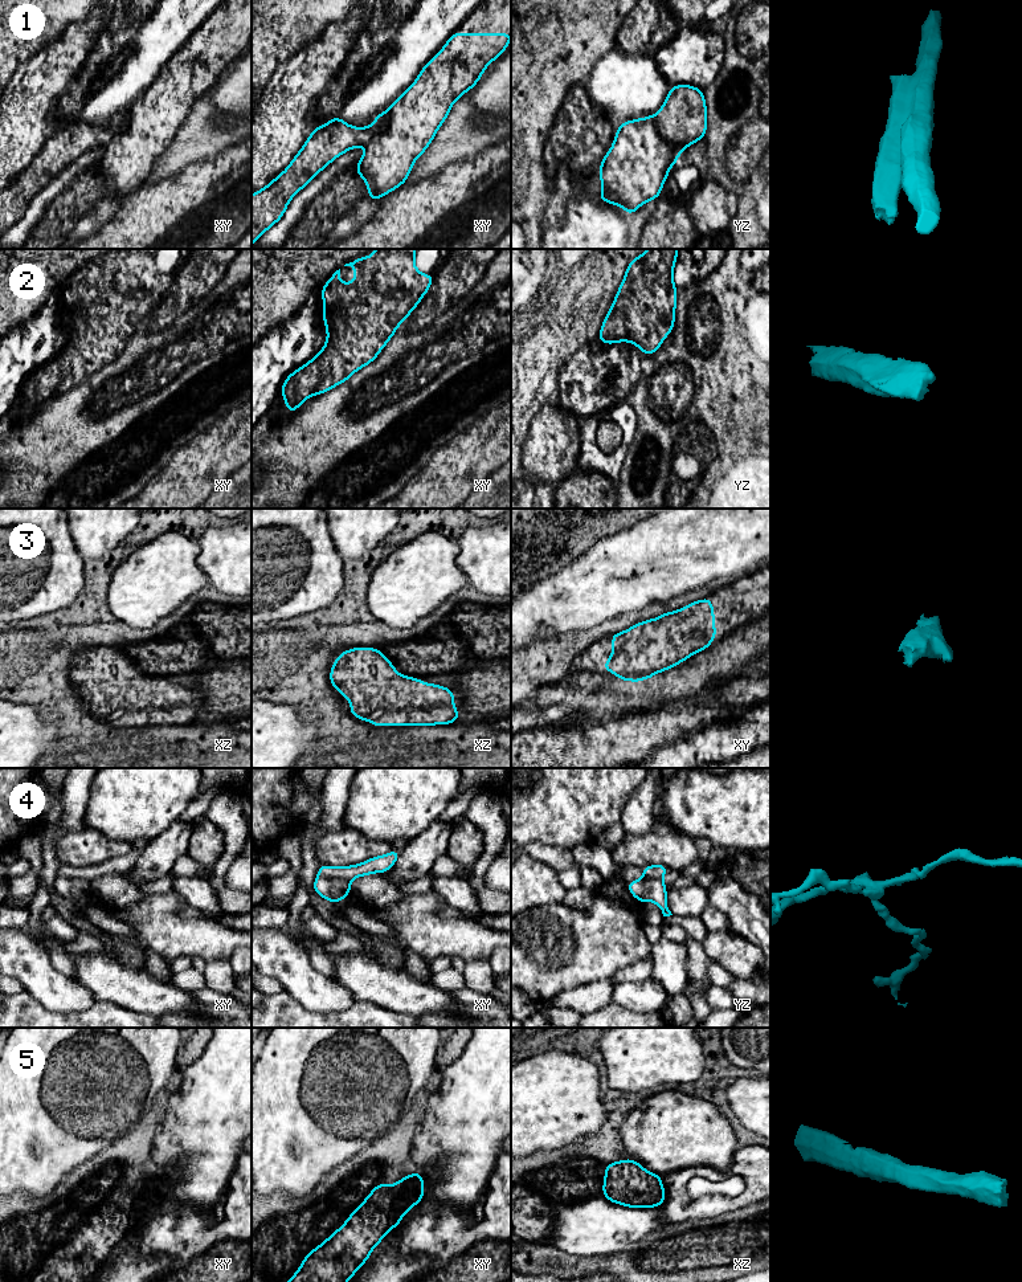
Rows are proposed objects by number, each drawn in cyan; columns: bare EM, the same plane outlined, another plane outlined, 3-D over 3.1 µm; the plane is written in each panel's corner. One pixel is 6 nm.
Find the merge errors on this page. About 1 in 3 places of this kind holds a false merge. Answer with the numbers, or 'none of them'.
1, 4

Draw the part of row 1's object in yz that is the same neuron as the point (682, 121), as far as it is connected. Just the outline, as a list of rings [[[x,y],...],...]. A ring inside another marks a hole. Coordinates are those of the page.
[[[690,85],[670,87],[663,106],[655,114],[659,135],[678,155],[703,139],[707,132],[707,106],[703,90]]]

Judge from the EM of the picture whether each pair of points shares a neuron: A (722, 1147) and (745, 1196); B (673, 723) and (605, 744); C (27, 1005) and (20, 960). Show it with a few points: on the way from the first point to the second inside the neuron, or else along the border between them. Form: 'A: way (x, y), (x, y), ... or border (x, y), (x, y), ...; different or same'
A: border (738, 1148), (726, 1172); different
B: way (655, 730), (642, 733), (629, 740), (622, 740); same
C: border (25, 989), (50, 1009); different

